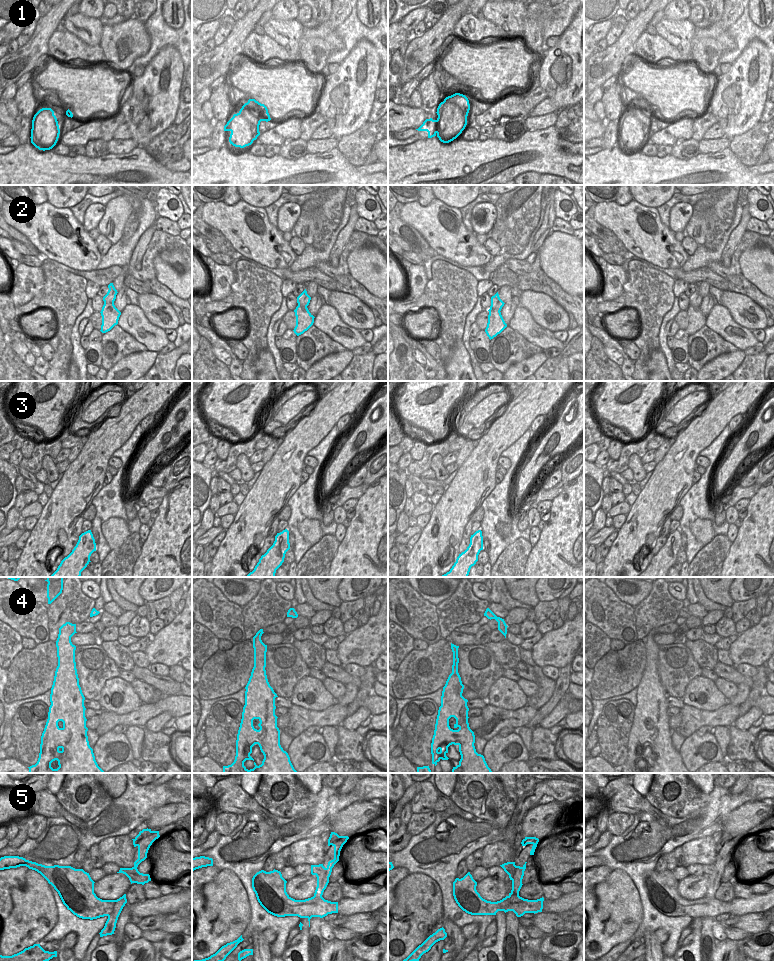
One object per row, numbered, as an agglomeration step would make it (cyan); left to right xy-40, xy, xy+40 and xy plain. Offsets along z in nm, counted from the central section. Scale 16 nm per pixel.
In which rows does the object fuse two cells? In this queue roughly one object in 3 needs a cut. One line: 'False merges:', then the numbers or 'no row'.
False merges: 2, 5

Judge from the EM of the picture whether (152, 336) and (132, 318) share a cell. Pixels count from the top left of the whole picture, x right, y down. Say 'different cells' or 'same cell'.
same cell

